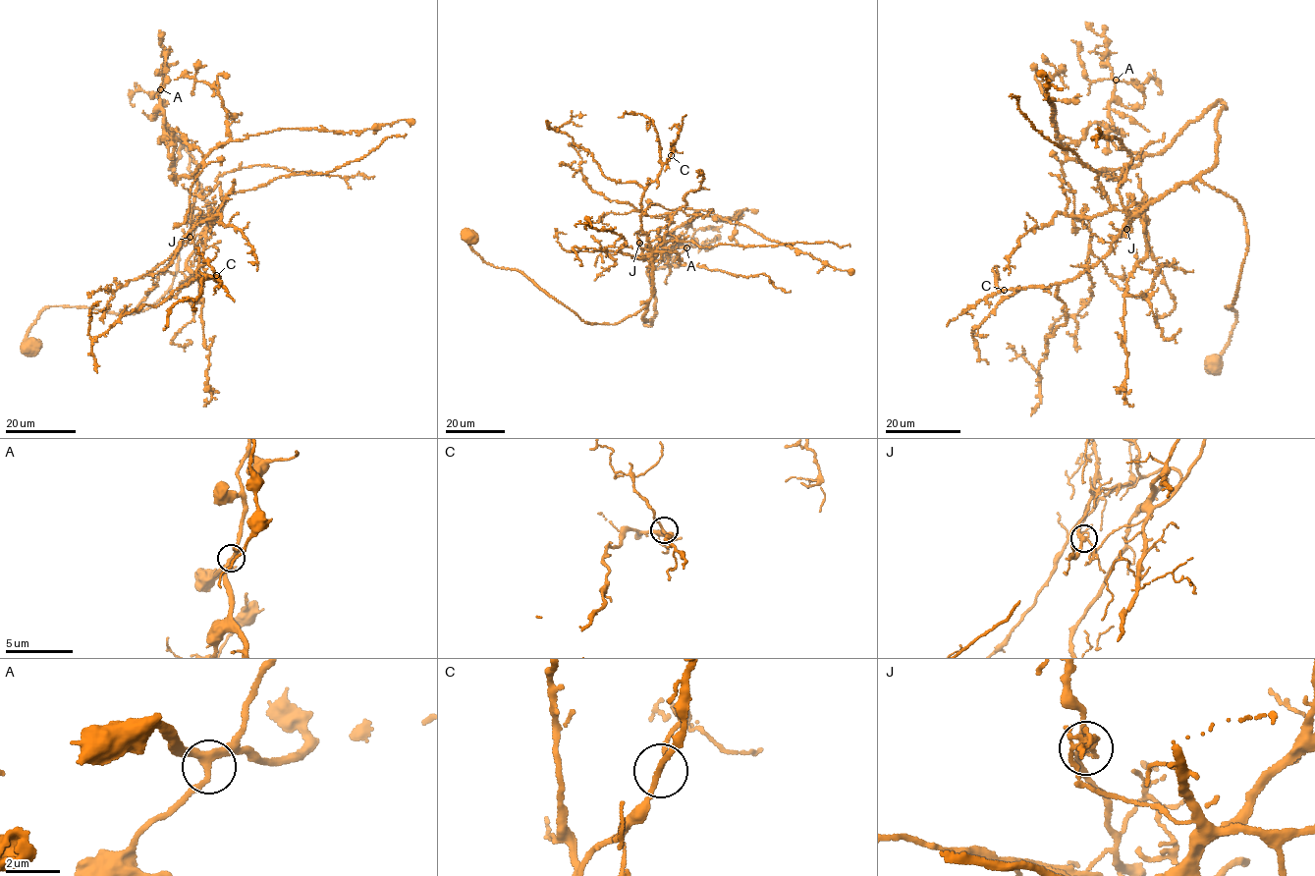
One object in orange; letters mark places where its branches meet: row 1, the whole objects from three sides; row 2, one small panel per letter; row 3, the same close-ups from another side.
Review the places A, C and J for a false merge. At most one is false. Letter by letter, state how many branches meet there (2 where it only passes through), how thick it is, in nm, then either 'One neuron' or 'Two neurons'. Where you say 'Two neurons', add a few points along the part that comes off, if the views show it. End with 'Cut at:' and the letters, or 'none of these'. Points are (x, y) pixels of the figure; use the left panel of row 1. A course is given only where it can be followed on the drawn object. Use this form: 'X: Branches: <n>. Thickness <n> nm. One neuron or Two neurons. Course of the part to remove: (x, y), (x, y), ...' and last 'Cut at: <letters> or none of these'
A: Branches: 3. Thickness 280 nm. One neuron
C: Branches: 3. Thickness 170 nm. One neuron
J: Branches: 3. Thickness 240 nm. Two neurons. Course of the part to remove: (190, 237), (192, 225), (191, 208), (198, 190)
Cut at: J

